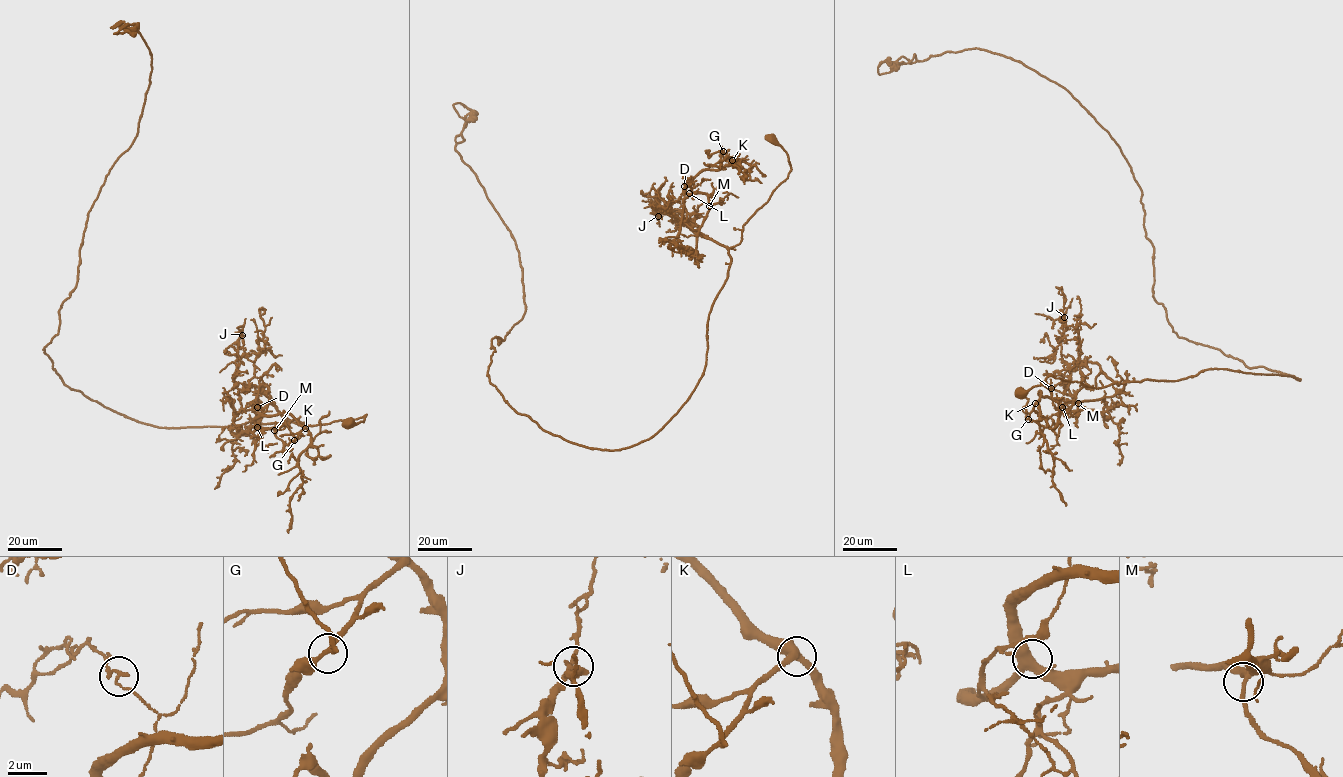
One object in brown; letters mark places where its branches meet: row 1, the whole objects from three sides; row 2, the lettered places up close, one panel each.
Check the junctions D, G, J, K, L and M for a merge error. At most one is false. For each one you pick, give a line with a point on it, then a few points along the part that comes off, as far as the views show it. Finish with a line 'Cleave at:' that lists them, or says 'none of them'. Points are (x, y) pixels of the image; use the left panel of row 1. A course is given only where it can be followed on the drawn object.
D: at (257, 407); foreign part runs (257, 406), (262, 418), (251, 433), (257, 418), (289, 413), (310, 436), (288, 532)
Cleave at: D

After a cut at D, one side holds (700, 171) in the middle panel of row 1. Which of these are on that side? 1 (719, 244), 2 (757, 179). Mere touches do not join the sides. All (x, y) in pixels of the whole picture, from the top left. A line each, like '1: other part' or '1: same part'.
1: other part
2: same part

